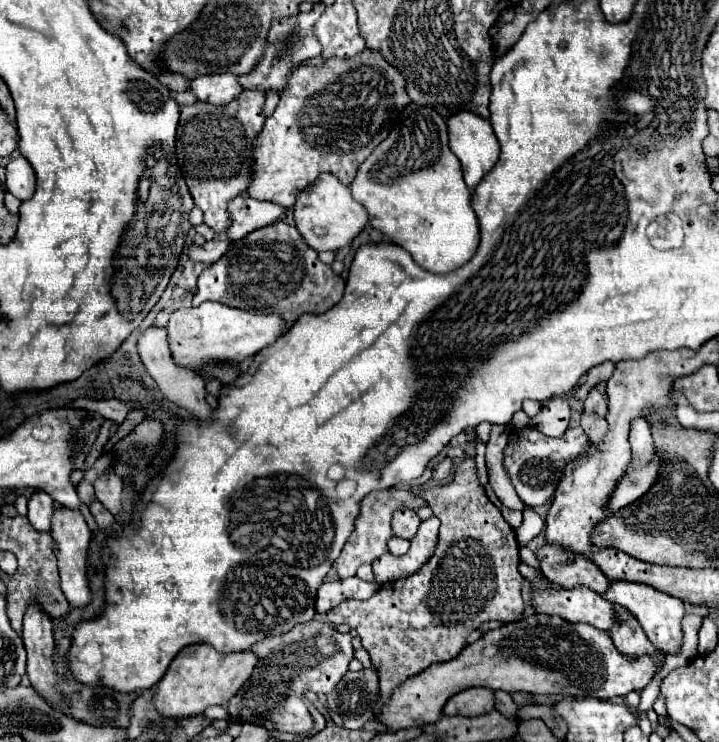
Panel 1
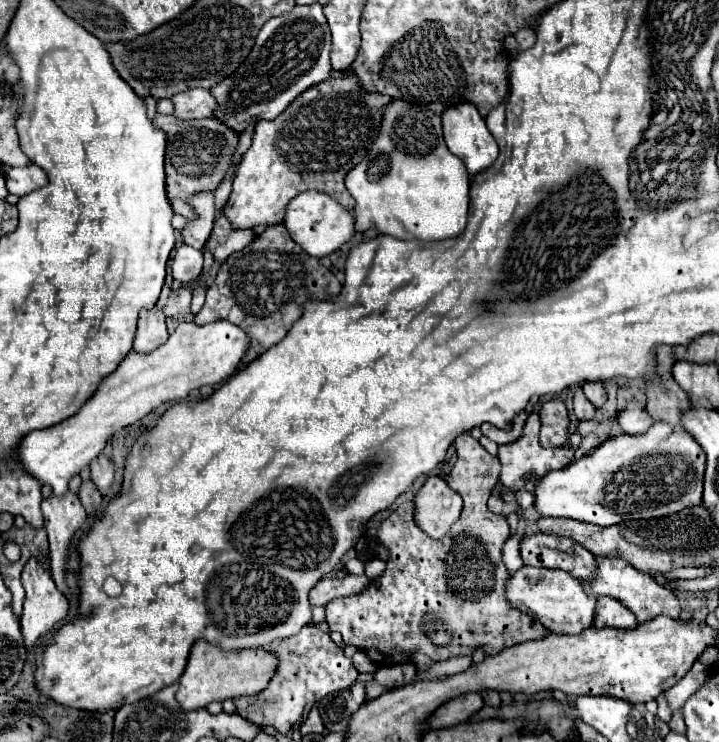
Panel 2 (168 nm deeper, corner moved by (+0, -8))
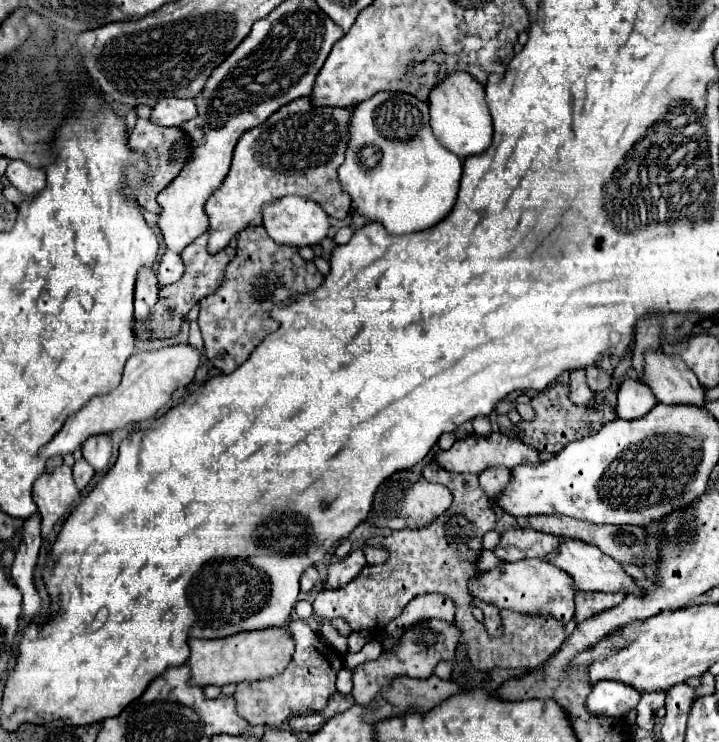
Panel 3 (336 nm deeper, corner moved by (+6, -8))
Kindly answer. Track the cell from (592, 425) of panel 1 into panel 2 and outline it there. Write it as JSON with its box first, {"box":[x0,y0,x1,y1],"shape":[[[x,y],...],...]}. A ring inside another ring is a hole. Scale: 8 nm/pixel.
{"box":[574,387,596,421],"shape":[[[578,387],[574,393],[574,415],[578,421],[592,421],[596,407],[586,399],[584,391]]]}

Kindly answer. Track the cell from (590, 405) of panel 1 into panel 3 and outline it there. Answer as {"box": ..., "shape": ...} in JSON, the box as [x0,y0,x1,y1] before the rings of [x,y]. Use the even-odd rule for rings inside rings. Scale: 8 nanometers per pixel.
{"box":[586,367,610,393],"shape":[[[588,367],[586,381],[588,381],[588,387],[594,393],[600,393],[600,391],[604,391],[604,389],[610,387],[610,373],[602,371],[600,367]]]}

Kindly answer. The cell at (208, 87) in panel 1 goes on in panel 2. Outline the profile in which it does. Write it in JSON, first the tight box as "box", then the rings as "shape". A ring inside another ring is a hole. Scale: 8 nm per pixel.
{"box":[172,89,216,119],"shape":[[[190,89],[172,97],[174,117],[178,119],[204,119],[210,117],[216,101],[208,89]]]}

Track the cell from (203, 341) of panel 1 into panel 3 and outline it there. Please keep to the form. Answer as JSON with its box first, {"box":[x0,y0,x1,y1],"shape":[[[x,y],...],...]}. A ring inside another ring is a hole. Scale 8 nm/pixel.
{"box":[38,343,208,461],"shape":[[[178,343],[178,345],[170,345],[170,347],[162,347],[162,349],[154,349],[154,351],[142,351],[142,353],[132,355],[124,365],[120,385],[106,395],[92,397],[78,413],[70,415],[66,419],[64,427],[44,447],[40,447],[38,457],[48,461],[52,457],[70,455],[76,449],[80,449],[86,443],[86,439],[90,439],[90,437],[110,435],[116,429],[124,429],[126,425],[140,423],[144,419],[154,417],[156,411],[172,399],[172,393],[178,387],[186,387],[192,383],[196,371],[206,361],[208,359],[204,359],[200,349],[190,343]]]}

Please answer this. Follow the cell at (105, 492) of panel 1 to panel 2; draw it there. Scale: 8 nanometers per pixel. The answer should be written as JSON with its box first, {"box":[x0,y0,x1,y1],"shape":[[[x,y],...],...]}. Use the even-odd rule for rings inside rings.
{"box":[92,455,114,495],"shape":[[[98,455],[92,463],[92,481],[96,483],[96,487],[100,489],[102,495],[108,493],[112,481],[114,481],[114,467],[112,467],[112,459],[108,455]]]}

